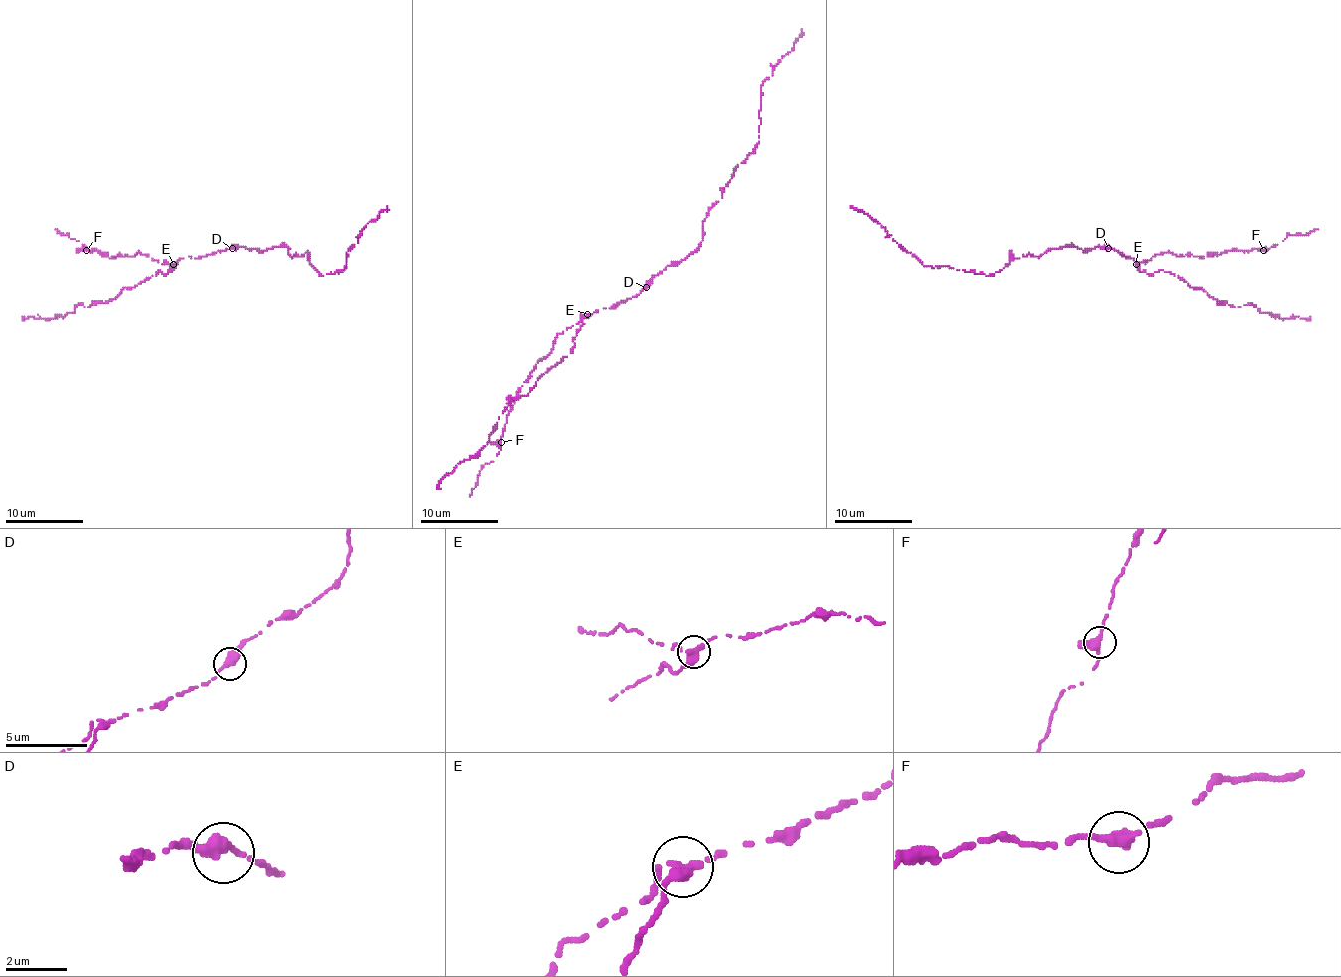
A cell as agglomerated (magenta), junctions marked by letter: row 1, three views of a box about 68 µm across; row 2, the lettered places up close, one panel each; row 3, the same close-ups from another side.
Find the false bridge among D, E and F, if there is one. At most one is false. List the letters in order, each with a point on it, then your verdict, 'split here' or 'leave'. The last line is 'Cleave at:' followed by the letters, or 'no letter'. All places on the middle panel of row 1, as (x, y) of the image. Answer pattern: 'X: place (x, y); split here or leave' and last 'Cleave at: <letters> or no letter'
D: place (646, 287); leave
E: place (587, 314); split here
F: place (501, 442); leave
Cleave at: E

